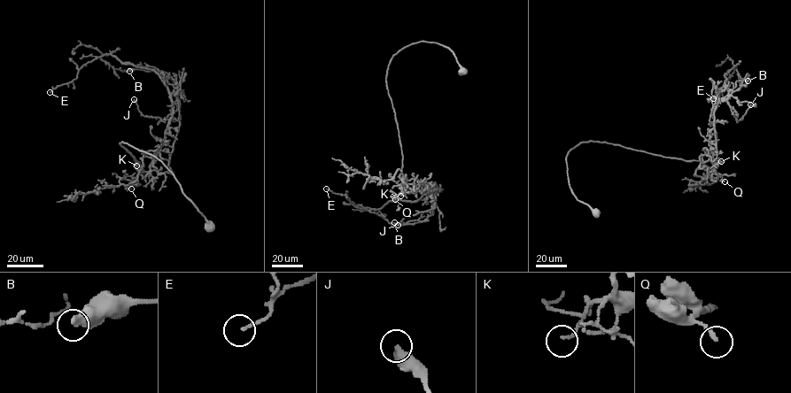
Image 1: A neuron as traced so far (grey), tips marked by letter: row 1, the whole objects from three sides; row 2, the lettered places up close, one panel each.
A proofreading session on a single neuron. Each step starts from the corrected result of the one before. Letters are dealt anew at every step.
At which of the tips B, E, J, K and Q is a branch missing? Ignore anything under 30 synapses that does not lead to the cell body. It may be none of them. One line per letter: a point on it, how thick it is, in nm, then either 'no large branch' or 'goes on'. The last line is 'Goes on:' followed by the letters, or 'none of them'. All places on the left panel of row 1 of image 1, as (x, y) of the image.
B: place (129, 71); calibre 340 nm; no large branch
E: place (50, 92); calibre 130 nm; no large branch
J: place (134, 99); calibre 480 nm; no large branch
K: place (136, 165); calibre 160 nm; no large branch
Q: place (131, 188); calibre 190 nm; no large branch
Goes on: none of them

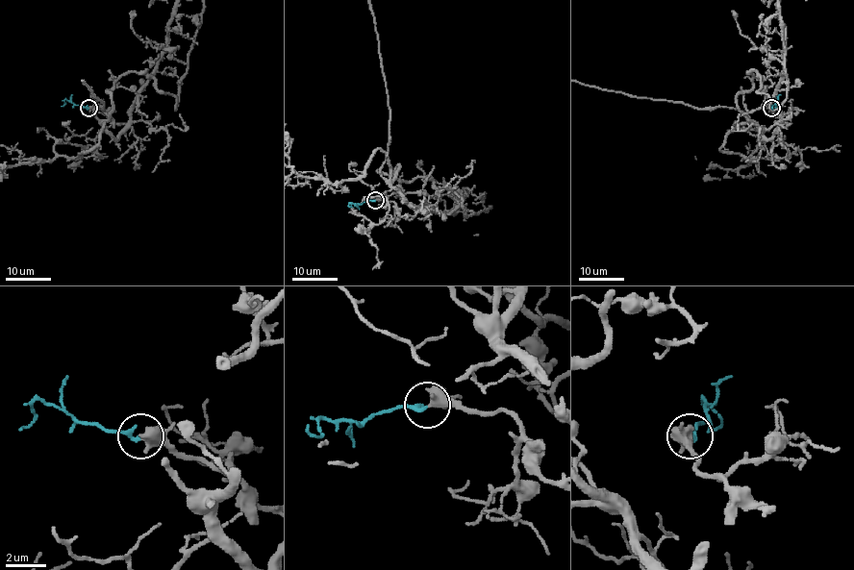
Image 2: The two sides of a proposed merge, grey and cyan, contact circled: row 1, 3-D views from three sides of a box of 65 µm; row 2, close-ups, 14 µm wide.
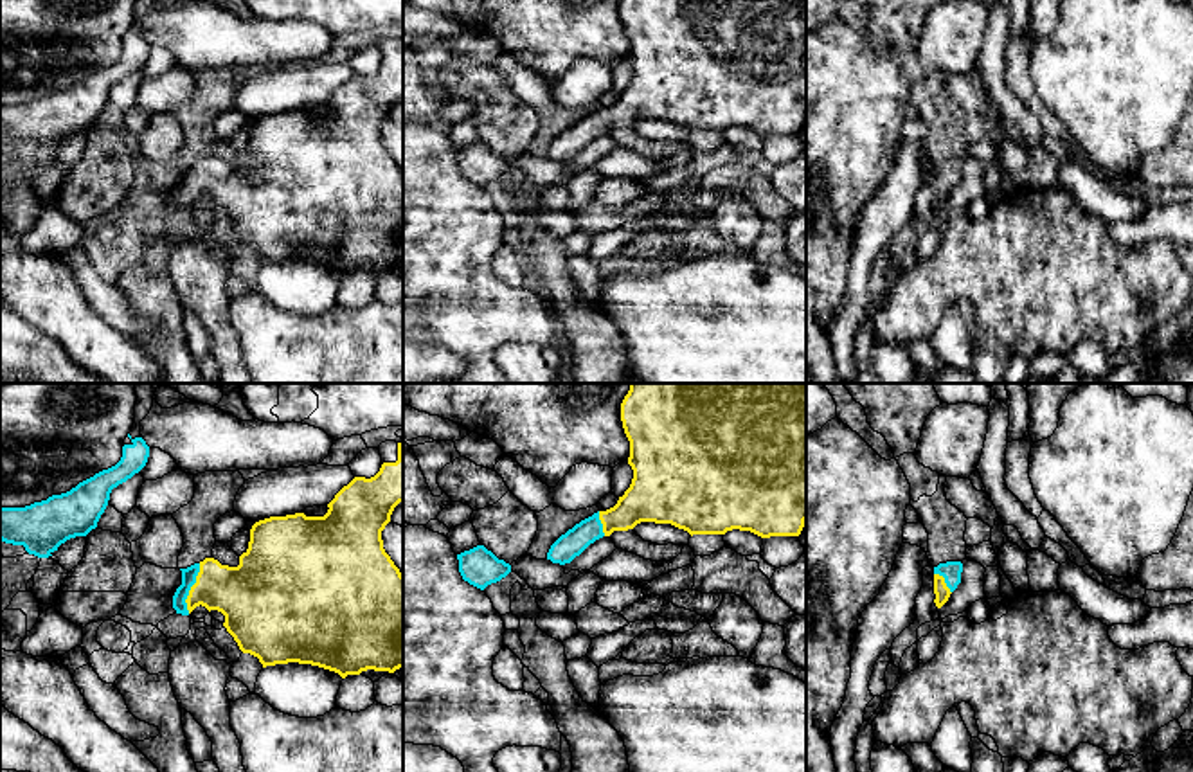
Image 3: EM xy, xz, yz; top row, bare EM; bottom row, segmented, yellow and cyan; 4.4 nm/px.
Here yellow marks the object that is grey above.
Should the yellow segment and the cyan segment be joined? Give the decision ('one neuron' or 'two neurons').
one neuron

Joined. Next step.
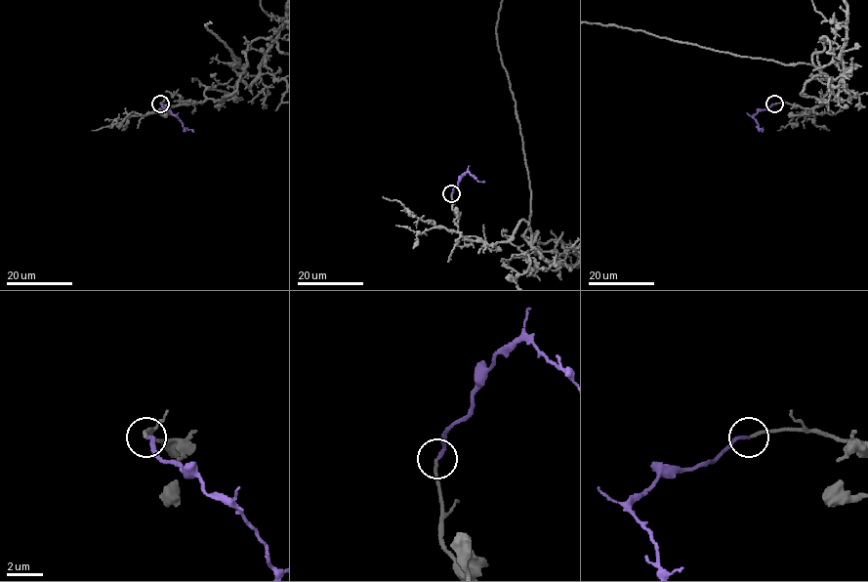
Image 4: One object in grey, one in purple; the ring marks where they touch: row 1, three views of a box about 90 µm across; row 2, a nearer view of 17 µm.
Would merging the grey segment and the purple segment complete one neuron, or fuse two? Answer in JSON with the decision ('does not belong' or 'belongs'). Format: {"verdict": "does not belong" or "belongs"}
{"verdict": "belongs"}

